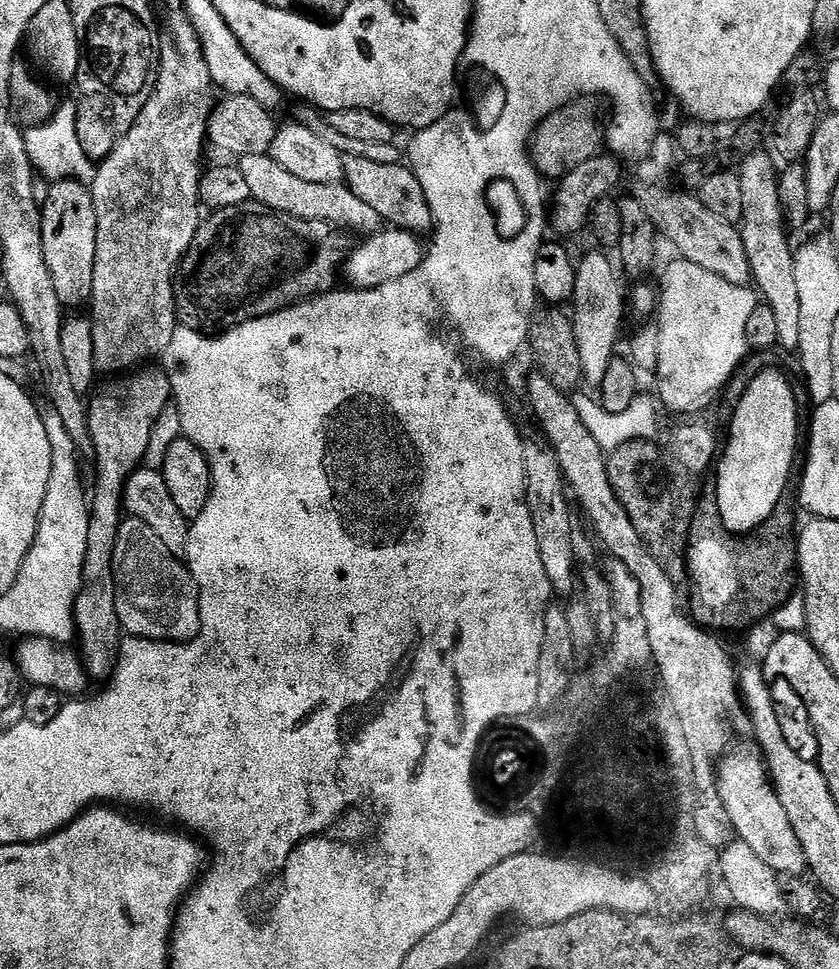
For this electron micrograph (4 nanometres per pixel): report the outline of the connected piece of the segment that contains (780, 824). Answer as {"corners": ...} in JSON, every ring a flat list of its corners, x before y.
{"corners":[[738,748,729,751,718,765,720,798,724,802,722,808,735,835,781,877,803,877,809,871,808,859,802,850,802,842,798,842,794,826,790,824,790,818,786,816,786,806,782,806,778,798,763,759,755,751,752,753,748,748]]}

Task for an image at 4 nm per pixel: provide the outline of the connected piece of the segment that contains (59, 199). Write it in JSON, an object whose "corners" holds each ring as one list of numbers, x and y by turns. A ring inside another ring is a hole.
{"corners":[[58,180,51,185,48,201,42,204,40,221,42,222,42,250,46,254,46,264,50,266,50,276,54,278,54,290,58,290,60,303,68,310,80,310,92,299,94,286,94,262,96,261,96,243,98,242,98,218,94,210,92,189,81,180]]}

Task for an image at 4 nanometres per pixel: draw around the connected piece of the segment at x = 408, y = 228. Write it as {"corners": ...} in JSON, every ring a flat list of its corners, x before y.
{"corners":[[357,156,344,157,344,176,346,186,362,202,366,202,373,210,378,210,381,221,393,228,403,228,405,232,417,234,431,233,434,225,430,202,426,202,426,194,422,190,422,182,418,182,416,173,404,164,387,164,386,162,370,162]]}

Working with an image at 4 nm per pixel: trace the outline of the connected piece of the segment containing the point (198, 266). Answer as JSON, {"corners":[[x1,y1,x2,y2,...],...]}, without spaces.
{"corners":[[222,208,211,213,212,216,203,221,200,229,196,231,196,237,192,243,192,249,188,251,188,255,182,262,179,269,179,284,176,289,176,310,179,319,183,321,187,327,194,328,198,332,205,334,223,334,229,328,237,328,251,320,257,320,263,316,269,316,275,312,280,312,284,308,291,308,293,304,299,304,301,300,309,299,313,296,319,296,325,292,333,291,337,287,336,279,341,279,342,265,347,261,350,253,354,248,353,242,347,240,349,237,345,235,341,229,335,224,327,224,321,220,303,220,297,216,291,216,285,212,274,212,271,210,256,210,260,212,248,212,244,208]]}

